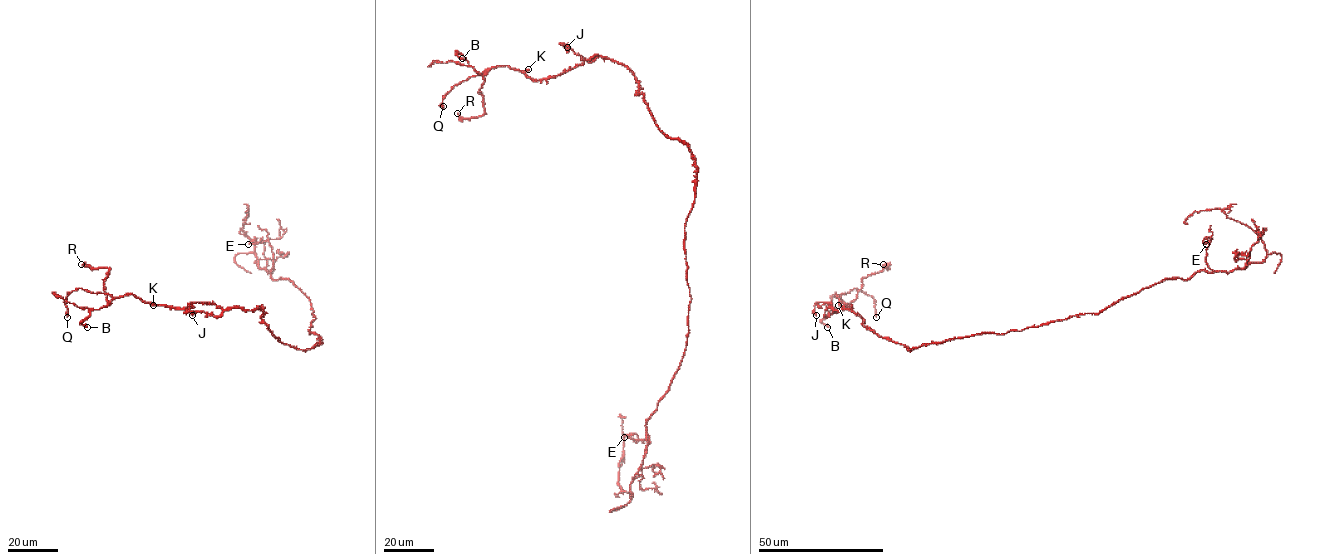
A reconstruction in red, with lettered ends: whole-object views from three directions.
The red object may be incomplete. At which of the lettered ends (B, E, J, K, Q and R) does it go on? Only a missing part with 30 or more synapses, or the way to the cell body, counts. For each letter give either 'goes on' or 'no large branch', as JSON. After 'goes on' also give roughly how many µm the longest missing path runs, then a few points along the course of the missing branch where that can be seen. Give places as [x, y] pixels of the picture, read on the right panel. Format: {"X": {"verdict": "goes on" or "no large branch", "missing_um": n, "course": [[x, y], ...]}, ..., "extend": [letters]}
{"B": {"verdict": "no large branch"}, "E": {"verdict": "no large branch"}, "J": {"verdict": "no large branch"}, "K": {"verdict": "no large branch"}, "Q": {"verdict": "no large branch"}, "R": {"verdict": "no large branch"}, "extend": []}

